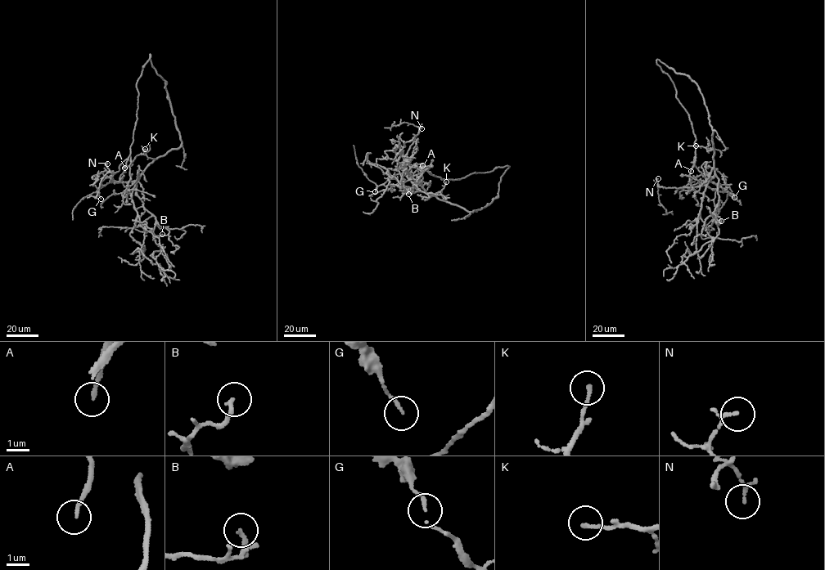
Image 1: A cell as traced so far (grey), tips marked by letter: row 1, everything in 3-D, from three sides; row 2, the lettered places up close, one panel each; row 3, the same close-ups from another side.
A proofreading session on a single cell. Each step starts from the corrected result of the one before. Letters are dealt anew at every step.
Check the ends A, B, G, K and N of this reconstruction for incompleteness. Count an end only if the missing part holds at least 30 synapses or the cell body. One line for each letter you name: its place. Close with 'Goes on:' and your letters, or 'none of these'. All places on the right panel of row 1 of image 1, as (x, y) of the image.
A: Place: (691, 171)
Goes on: A

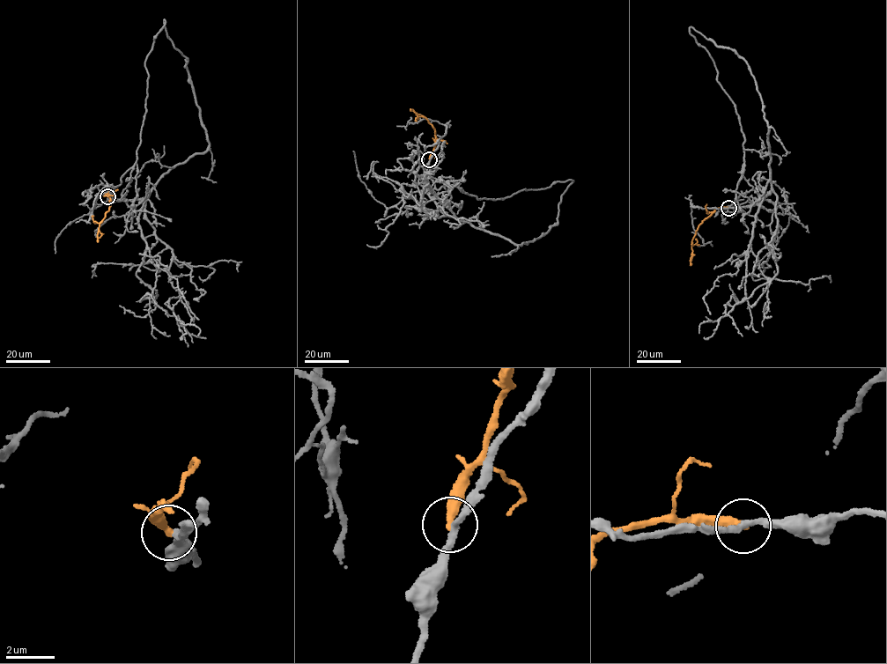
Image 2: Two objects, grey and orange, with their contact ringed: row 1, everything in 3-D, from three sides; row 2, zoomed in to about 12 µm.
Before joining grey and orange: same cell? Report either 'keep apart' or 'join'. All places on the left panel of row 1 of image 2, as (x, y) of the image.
keep apart

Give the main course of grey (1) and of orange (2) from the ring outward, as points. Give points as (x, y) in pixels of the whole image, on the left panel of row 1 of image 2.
1: (108, 196), (120, 201), (97, 188), (87, 194), (120, 185), (136, 160), (145, 61), (158, 32)
2: (107, 196), (110, 205), (99, 225), (97, 237), (103, 233)

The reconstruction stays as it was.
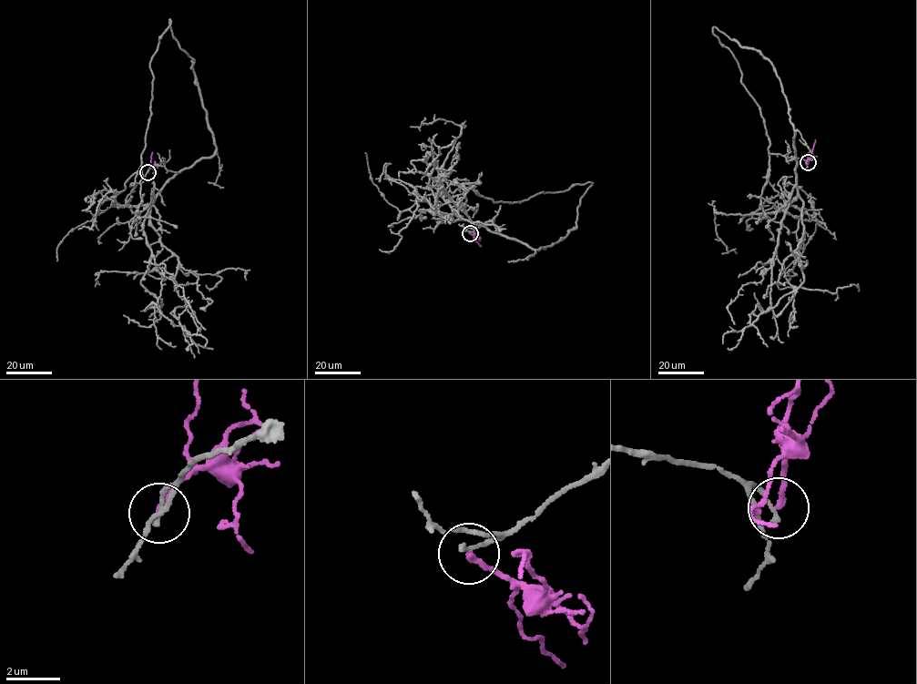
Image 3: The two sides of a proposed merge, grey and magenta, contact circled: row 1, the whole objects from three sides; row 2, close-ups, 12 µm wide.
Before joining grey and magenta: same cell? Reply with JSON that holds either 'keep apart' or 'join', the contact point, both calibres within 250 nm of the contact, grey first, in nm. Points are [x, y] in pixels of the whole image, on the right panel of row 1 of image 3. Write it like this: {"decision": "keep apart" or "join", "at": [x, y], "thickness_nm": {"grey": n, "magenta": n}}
{"decision": "keep apart", "at": [808, 162], "thickness_nm": {"grey": 180, "magenta": 200}}

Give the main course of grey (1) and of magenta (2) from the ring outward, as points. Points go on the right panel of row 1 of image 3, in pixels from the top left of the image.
1: (808, 162), (787, 158), (797, 197), (757, 219), (778, 194), (768, 170), (769, 218), (757, 224)
2: (808, 162), (815, 140)

